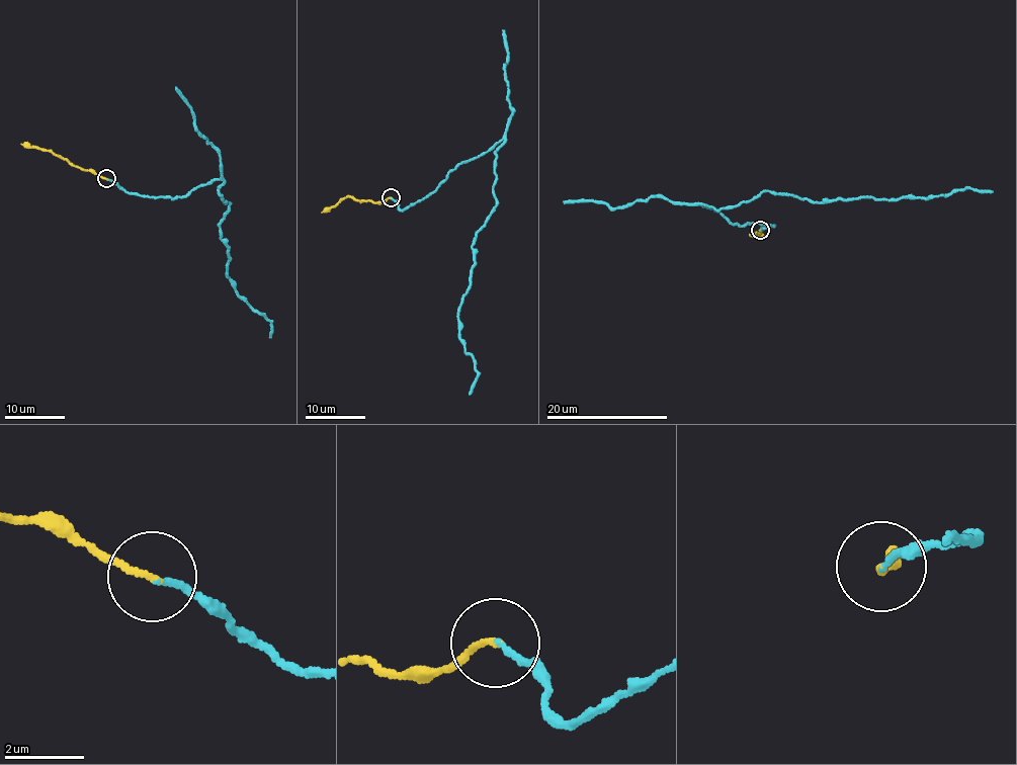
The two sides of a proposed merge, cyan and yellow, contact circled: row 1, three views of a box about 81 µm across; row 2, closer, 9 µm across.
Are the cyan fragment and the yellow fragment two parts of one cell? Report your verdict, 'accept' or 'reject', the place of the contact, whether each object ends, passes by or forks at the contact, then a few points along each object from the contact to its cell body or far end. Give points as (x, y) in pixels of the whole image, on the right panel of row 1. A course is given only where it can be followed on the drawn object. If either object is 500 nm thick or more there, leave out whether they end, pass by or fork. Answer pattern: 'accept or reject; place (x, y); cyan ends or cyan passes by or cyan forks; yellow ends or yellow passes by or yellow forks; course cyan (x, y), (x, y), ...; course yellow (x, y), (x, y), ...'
accept; place (760, 230); cyan ends; yellow ends; course cyan (759, 231), (774, 225), (734, 224), (698, 202), (721, 209), (767, 190), (815, 202), (992, 191); course yellow (759, 230), (762, 231), (759, 234), (750, 235), (762, 235)

